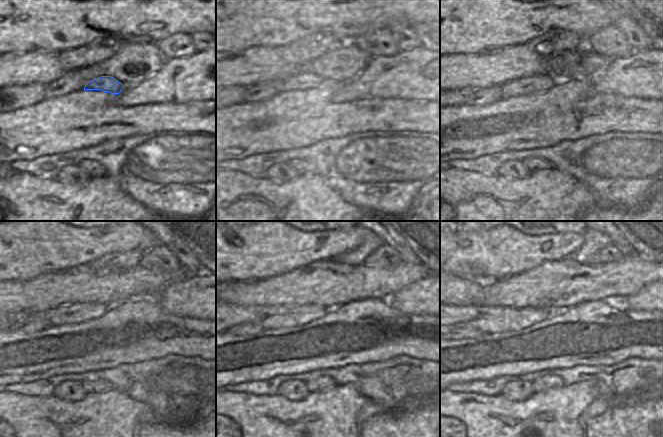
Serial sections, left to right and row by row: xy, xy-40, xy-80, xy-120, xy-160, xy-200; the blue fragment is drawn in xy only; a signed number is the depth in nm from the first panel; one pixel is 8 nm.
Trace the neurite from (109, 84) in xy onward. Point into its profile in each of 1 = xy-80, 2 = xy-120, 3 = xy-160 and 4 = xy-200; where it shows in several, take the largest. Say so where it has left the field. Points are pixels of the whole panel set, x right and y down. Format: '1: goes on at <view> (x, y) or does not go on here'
1: goes on at xy-80 (523, 86)
2: goes on at xy-120 (73, 313)
3: goes on at xy-160 (270, 317)
4: goes on at xy-200 (487, 319)

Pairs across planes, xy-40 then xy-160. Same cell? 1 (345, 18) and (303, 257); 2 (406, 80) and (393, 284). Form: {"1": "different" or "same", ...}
{"1": "same", "2": "different"}

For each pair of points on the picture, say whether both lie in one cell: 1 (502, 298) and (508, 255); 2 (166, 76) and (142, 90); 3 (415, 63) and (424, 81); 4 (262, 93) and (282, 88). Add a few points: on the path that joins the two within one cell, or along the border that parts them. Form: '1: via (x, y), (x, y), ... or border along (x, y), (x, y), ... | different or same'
1: border along (527, 269), (520, 273), (484, 282) | different
2: via (160, 82), (152, 90), (148, 90) | same
3: via (415, 67), (423, 77) | same
4: via (267, 91), (277, 89) | same

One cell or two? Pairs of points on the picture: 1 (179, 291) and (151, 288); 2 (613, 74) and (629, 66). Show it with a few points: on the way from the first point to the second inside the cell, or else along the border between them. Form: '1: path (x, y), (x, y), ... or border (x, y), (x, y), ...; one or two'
1: border (184, 279), (168, 283), (153, 298); two
2: path (617, 74), (621, 74), (625, 70); one

